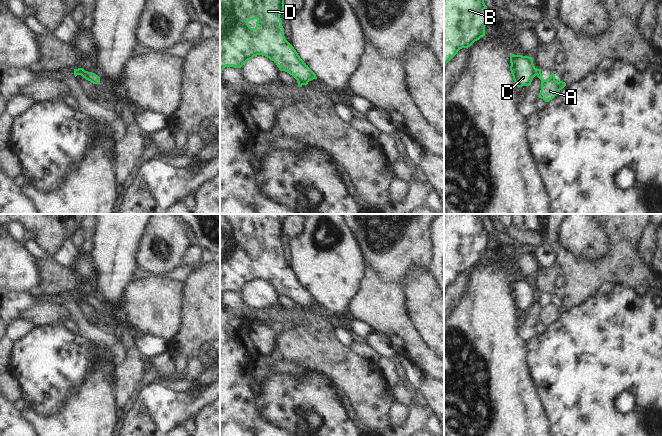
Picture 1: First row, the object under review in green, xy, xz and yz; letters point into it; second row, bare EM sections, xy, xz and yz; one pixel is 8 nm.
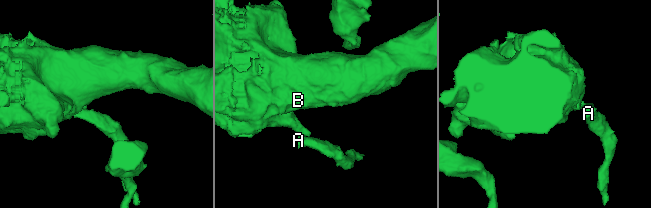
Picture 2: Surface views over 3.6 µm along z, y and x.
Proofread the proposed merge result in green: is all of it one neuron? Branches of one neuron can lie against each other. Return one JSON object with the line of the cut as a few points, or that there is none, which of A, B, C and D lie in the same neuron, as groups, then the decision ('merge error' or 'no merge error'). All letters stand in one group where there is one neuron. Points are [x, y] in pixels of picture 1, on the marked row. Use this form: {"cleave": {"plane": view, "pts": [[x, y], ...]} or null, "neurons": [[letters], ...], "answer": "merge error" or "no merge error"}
{"cleave": {"plane": "yz", "pts": [[536, 69], [537, 74]]}, "neurons": [["A"], ["B", "C", "D"]], "answer": "merge error"}

